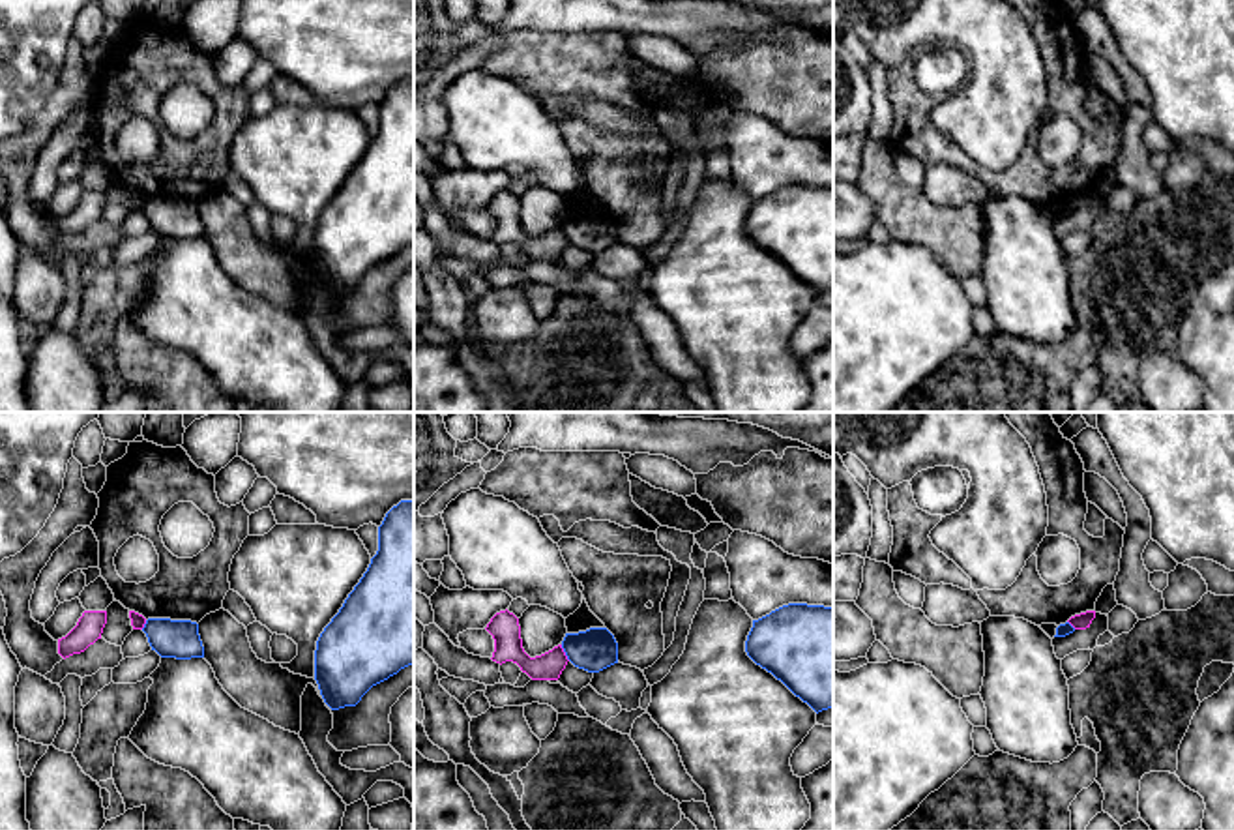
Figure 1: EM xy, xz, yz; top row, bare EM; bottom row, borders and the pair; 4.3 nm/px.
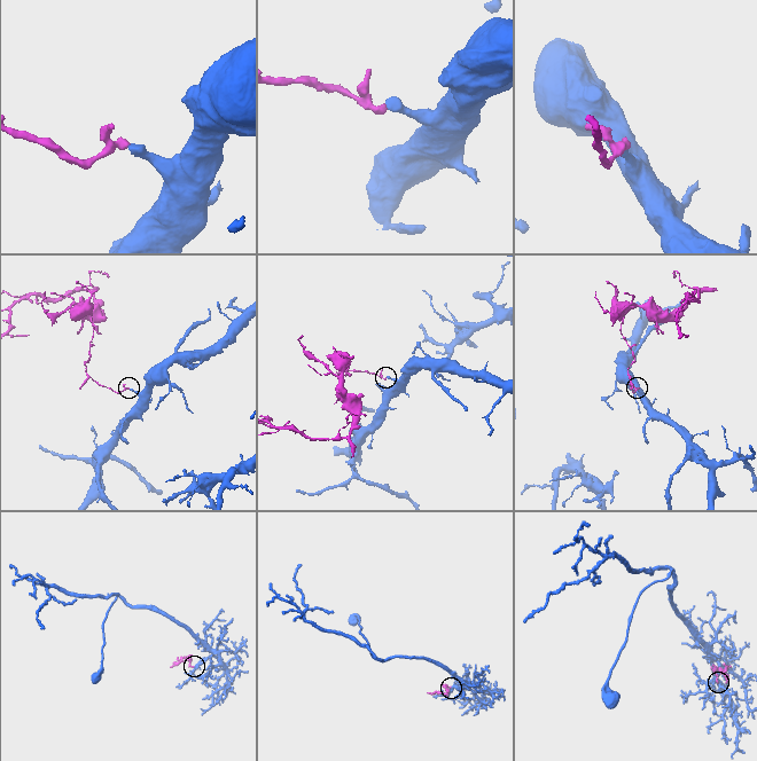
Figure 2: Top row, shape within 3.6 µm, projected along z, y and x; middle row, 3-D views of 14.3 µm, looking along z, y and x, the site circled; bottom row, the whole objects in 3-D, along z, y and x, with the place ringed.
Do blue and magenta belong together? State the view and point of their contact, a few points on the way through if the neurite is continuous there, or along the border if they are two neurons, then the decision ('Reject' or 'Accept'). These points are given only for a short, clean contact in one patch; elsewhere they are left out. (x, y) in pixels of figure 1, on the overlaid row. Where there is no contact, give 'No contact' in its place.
Touches blue at xz (564, 651). Boundary: xz (560, 645), (570, 660). Reject

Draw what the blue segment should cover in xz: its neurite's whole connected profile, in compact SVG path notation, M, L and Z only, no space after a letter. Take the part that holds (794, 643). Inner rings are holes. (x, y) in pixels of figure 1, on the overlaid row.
M788 603L753 620L745 652L816 714L833 708L833 607Z

